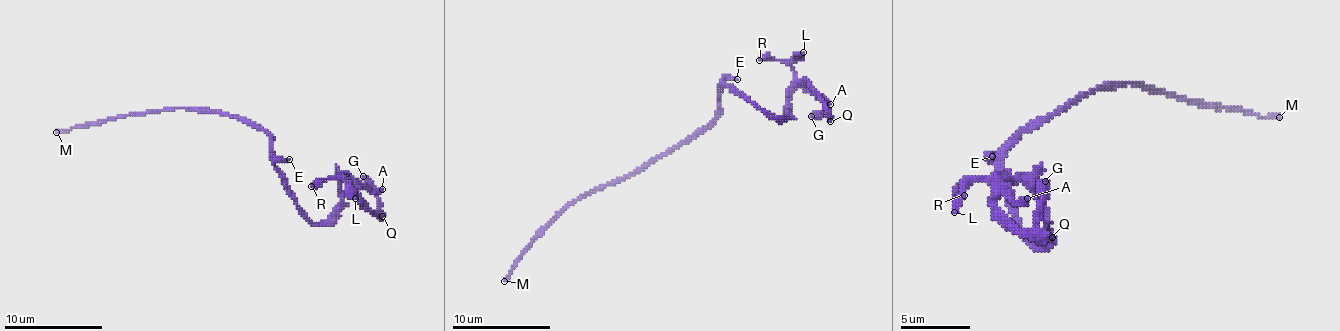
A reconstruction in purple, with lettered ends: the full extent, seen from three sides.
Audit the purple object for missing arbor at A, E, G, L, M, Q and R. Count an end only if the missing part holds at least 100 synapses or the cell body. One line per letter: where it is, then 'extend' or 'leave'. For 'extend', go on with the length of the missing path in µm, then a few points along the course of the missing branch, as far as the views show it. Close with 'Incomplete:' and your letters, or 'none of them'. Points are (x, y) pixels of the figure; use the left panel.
A: at (382, 189); leave
E: at (289, 159); leave
G: at (363, 176); leave
L: at (355, 198); leave
M: at (56, 132); extend; about 250 µm are missing
Q: at (382, 216); leave
R: at (311, 186); leave
Incomplete: M

